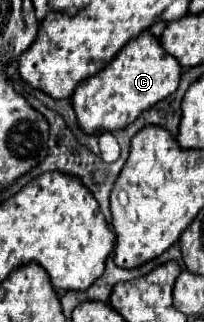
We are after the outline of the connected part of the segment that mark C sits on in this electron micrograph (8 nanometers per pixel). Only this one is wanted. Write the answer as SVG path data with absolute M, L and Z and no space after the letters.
M144 30L144 34L140 34L136 42L124 46L124 50L120 50L120 54L116 54L116 58L104 70L76 86L76 92L72 94L72 106L80 128L86 134L96 134L128 126L144 110L176 92L180 74L182 68L176 62L176 58L168 56L166 50L160 46L160 40L148 30Z

